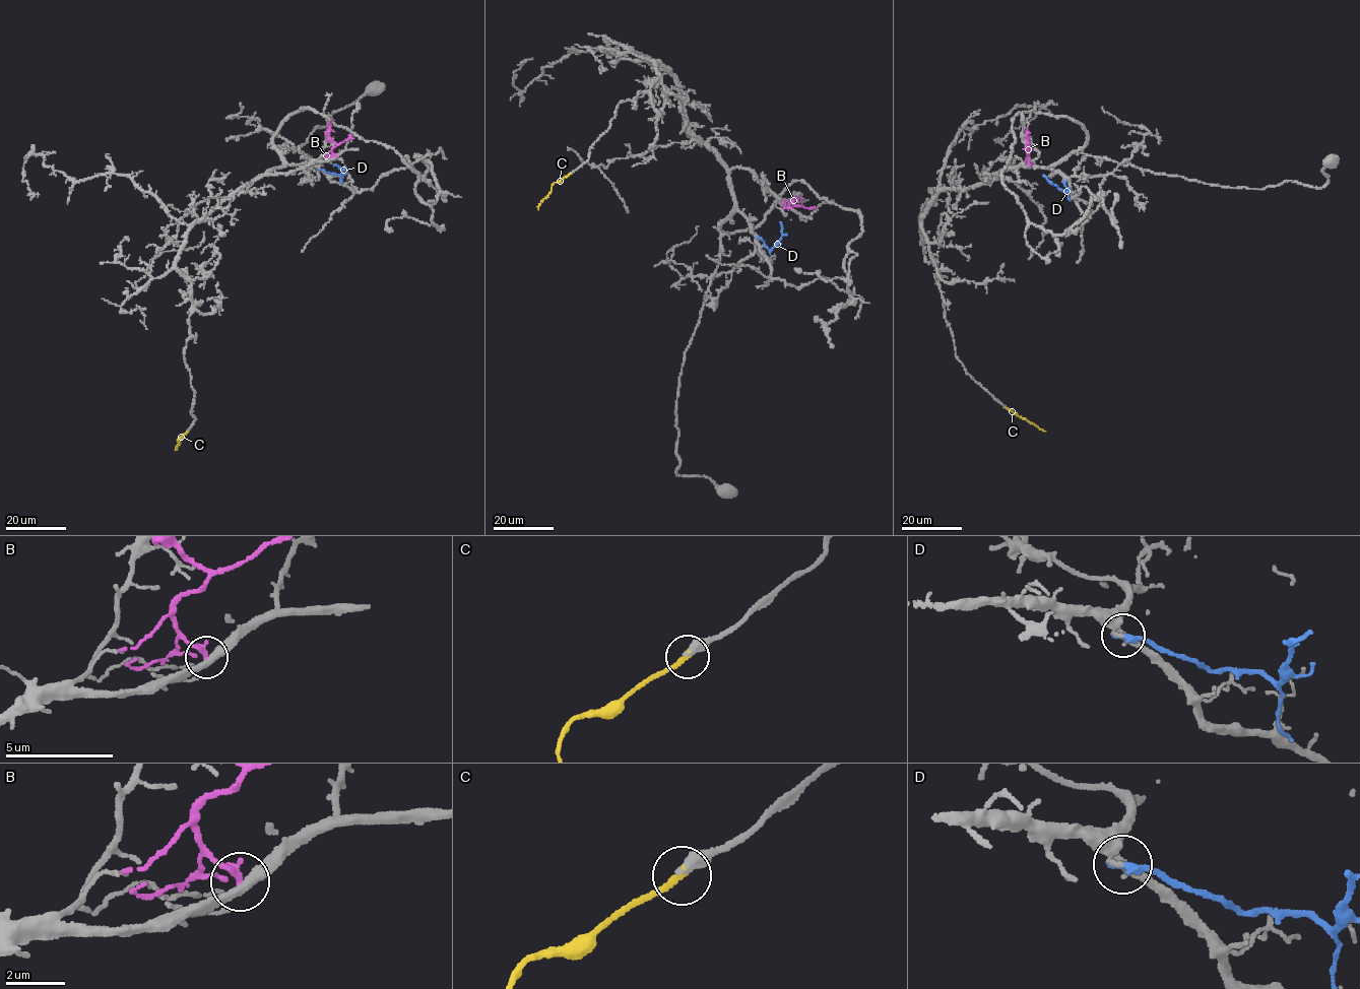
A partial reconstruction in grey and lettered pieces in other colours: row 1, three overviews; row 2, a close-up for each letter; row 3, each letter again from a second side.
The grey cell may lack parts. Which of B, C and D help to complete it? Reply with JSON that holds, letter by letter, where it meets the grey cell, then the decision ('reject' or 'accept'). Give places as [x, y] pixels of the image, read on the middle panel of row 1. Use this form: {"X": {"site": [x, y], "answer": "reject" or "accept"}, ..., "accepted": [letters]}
{"B": {"site": [791, 208], "answer": "reject"}, "C": {"site": [569, 174], "answer": "accept"}, "D": {"site": [757, 237], "answer": "reject"}, "accepted": ["C"]}

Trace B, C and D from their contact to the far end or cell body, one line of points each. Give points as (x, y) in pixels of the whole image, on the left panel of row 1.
B: (335, 156), (331, 151), (335, 144), (326, 132), (334, 120)
C: (187, 432), (177, 440), (177, 449)
D: (319, 169), (340, 176), (343, 170), (334, 166)

